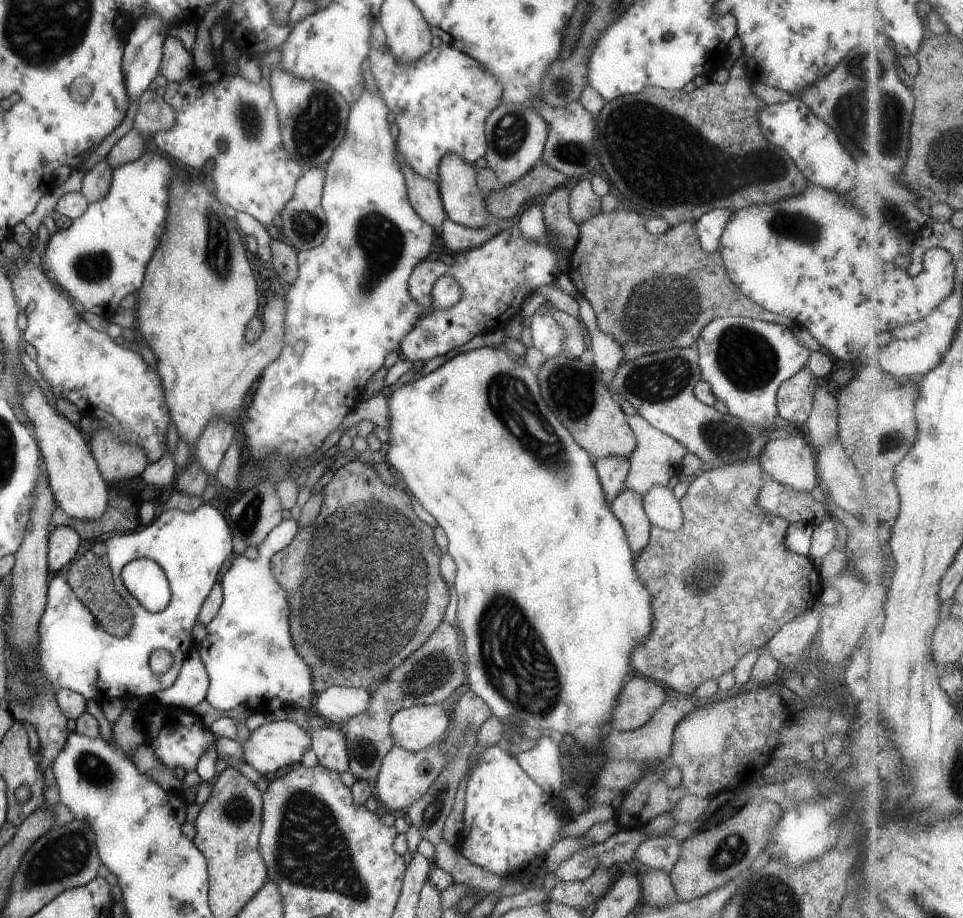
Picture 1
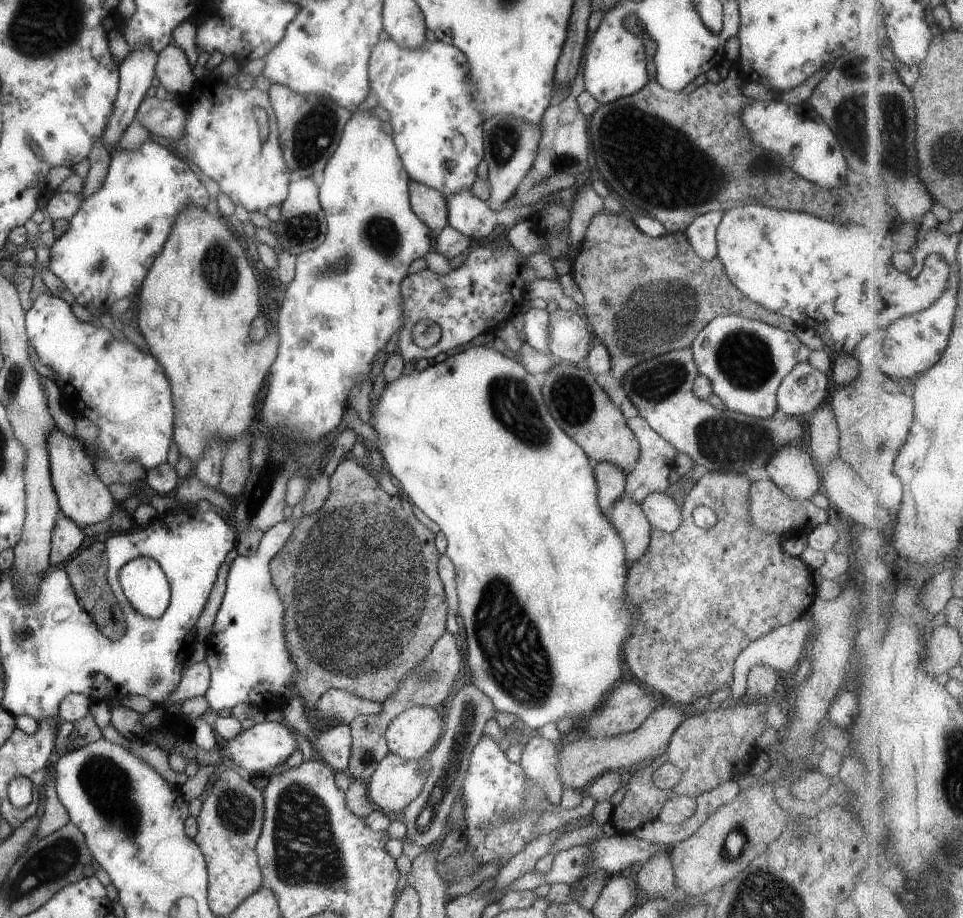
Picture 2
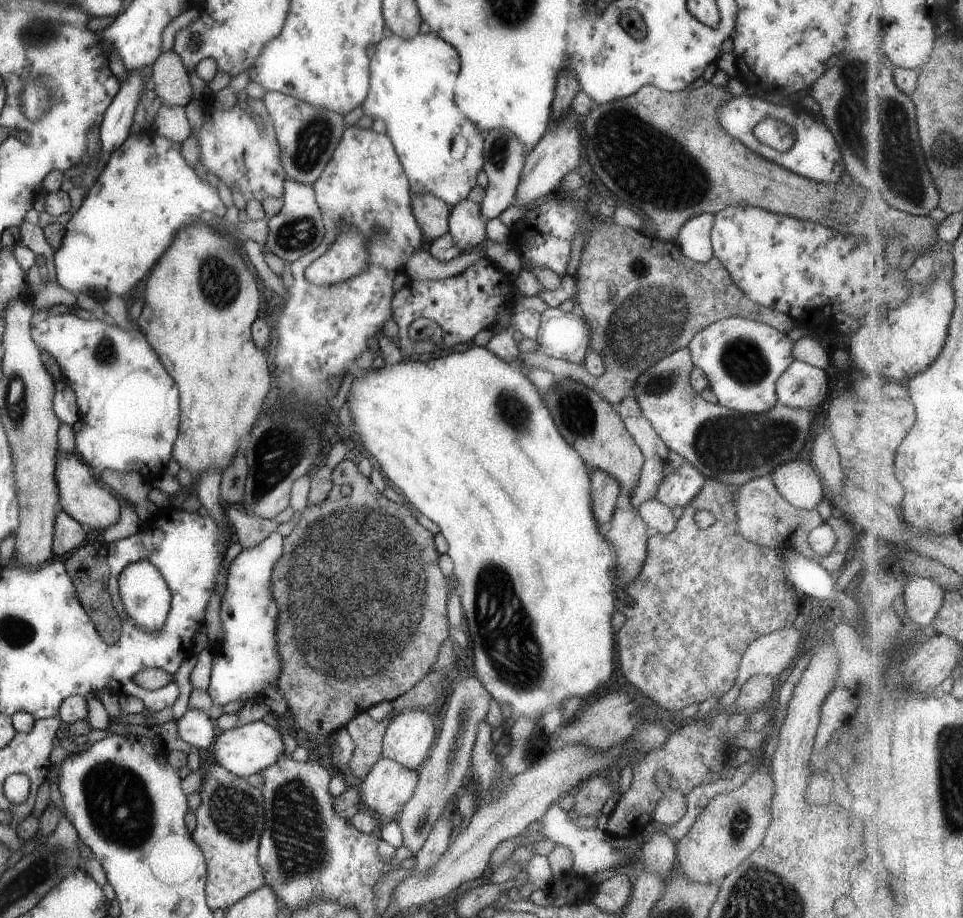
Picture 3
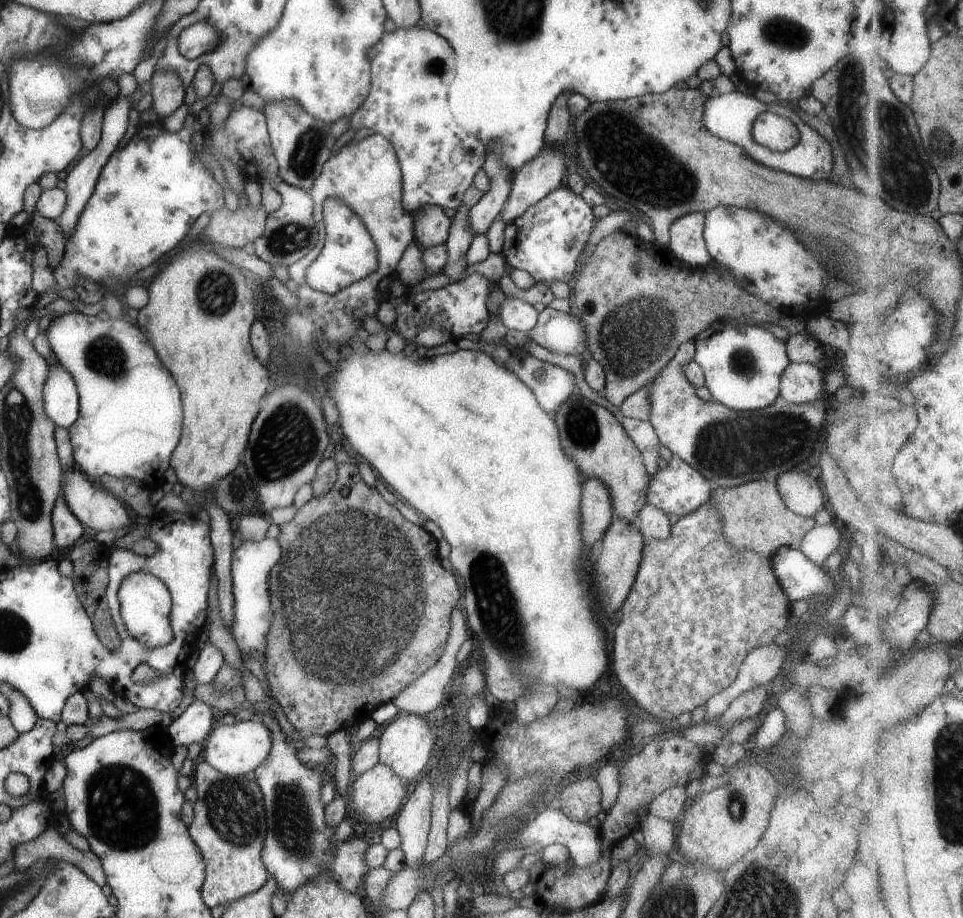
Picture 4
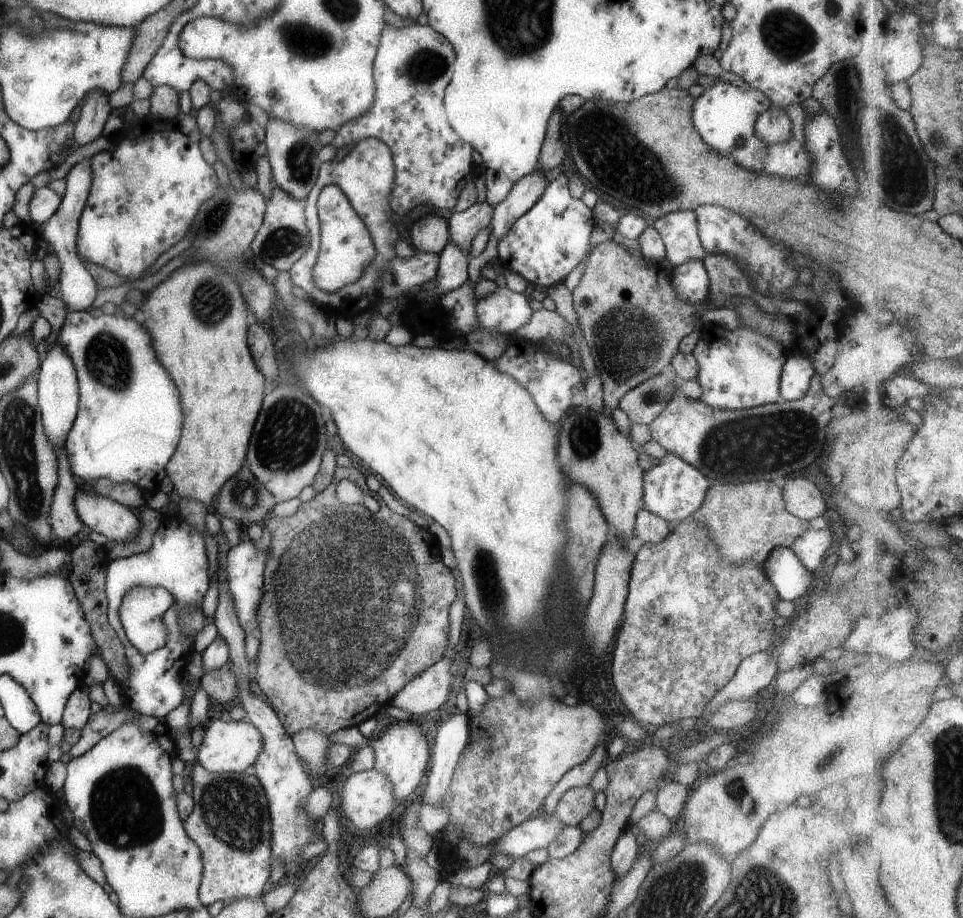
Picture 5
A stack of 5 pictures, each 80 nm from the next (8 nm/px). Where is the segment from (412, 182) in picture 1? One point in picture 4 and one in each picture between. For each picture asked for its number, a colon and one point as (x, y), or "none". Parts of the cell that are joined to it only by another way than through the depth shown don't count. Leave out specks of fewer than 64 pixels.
2: (428, 204)
3: (431, 214)
4: (431, 225)

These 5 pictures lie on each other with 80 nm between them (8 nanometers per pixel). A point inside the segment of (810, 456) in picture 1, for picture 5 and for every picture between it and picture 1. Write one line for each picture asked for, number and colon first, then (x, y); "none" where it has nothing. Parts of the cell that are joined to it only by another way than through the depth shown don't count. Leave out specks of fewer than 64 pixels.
2: (791, 469)
3: (795, 481)
4: (800, 493)
5: (801, 498)

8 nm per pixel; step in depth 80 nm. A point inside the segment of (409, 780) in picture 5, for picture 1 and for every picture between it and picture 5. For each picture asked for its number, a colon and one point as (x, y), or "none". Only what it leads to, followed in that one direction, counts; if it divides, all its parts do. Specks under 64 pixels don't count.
1: (413, 728)
2: (411, 734)
3: (407, 738)
4: (405, 744)

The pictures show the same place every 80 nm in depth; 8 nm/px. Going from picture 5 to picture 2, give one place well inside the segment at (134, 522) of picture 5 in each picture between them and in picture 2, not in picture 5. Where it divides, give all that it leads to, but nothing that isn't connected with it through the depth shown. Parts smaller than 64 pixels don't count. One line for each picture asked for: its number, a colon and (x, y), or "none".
2: (82, 497)
3: (79, 496)
4: (101, 511)

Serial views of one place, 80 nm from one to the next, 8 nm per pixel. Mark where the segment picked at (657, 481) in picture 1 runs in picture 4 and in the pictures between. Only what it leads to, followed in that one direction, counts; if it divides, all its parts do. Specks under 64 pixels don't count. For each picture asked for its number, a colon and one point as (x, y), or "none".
2: (656, 456)
3: (654, 451)
4: (641, 432)

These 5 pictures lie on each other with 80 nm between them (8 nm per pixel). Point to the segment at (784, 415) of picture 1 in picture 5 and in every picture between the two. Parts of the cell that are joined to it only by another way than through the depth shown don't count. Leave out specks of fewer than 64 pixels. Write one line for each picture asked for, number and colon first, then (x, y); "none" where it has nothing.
2: (800, 391)
3: (800, 386)
4: (800, 383)
5: (796, 373)

